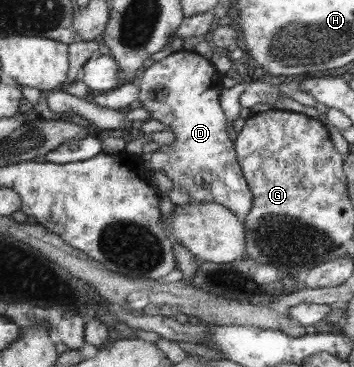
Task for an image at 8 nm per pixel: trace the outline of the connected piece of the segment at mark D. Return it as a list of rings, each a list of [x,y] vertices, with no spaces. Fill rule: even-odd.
[[[177,50],[160,62],[149,65],[137,81],[139,87],[137,100],[143,103],[144,110],[150,112],[149,119],[166,124],[167,130],[172,130],[177,139],[171,144],[160,146],[155,152],[142,155],[148,168],[162,170],[173,182],[173,186],[189,192],[194,203],[219,203],[243,218],[251,211],[255,198],[252,197],[251,188],[243,175],[242,165],[234,154],[234,144],[228,138],[228,119],[219,103],[222,90],[220,80],[222,74],[216,72],[216,68],[210,64],[210,59],[206,60],[192,51]]]

